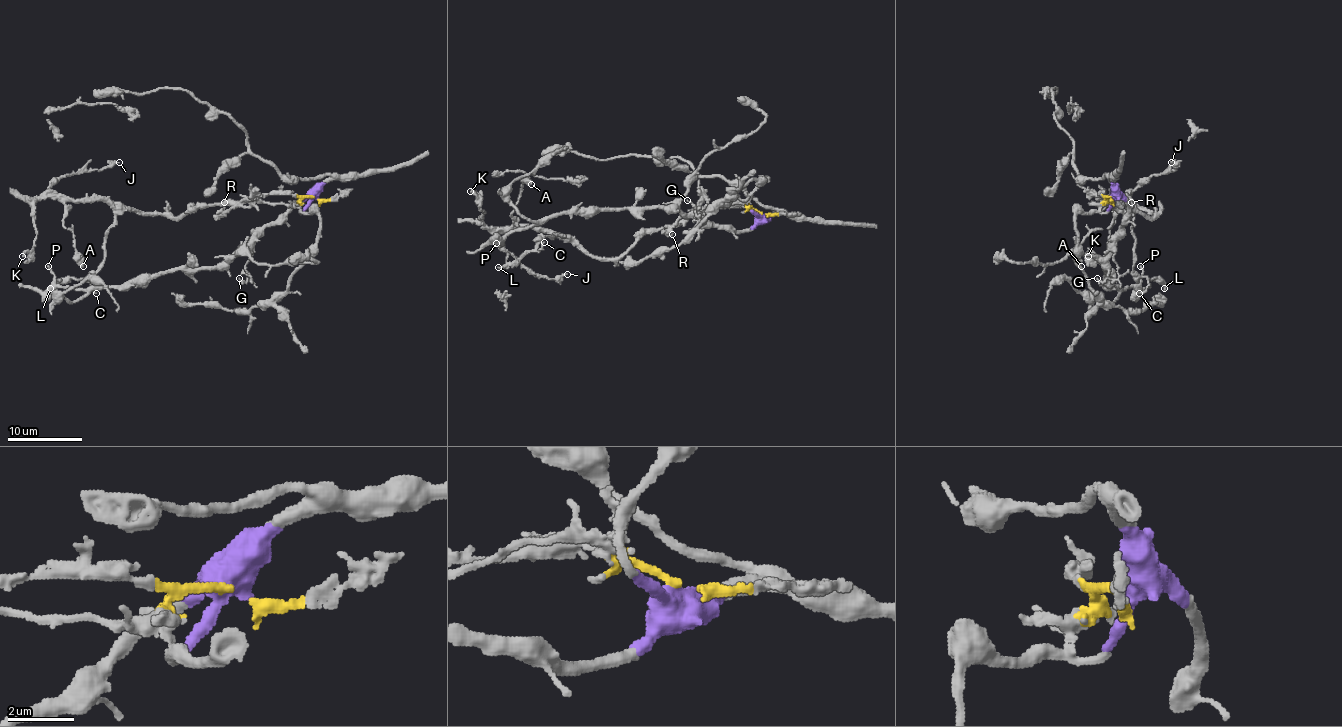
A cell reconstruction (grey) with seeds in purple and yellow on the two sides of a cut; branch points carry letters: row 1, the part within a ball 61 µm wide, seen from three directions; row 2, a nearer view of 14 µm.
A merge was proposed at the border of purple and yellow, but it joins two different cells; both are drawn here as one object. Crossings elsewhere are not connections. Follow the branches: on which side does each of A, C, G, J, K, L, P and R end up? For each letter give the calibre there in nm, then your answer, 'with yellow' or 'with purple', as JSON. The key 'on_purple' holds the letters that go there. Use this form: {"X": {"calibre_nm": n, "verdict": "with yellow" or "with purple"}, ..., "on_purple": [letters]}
{"A": {"calibre_nm": 440, "verdict": "with yellow"}, "C": {"calibre_nm": 160, "verdict": "with yellow"}, "G": {"calibre_nm": 120, "verdict": "with purple"}, "J": {"calibre_nm": 190, "verdict": "with yellow"}, "K": {"calibre_nm": 190, "verdict": "with yellow"}, "L": {"calibre_nm": 280, "verdict": "with yellow"}, "P": {"calibre_nm": 150, "verdict": "with purple"}, "R": {"calibre_nm": 130, "verdict": "with yellow"}, "on_purple": ["G", "P"]}

